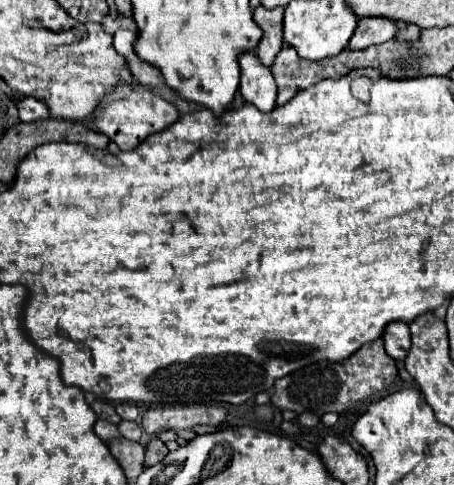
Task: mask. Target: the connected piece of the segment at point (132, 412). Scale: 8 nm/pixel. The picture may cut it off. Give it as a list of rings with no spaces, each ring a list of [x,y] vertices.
[[[129,401],[117,403],[115,409],[117,409],[117,413],[121,415],[121,419],[131,419],[131,421],[133,421],[133,419],[137,419],[137,415],[139,415],[137,405],[135,405],[135,403],[129,403]]]

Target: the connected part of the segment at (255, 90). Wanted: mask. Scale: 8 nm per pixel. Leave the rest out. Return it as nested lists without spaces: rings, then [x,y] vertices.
[[[241,53],[237,61],[241,67],[239,91],[243,99],[253,103],[259,111],[271,111],[277,99],[277,85],[269,67],[265,67],[255,53]]]

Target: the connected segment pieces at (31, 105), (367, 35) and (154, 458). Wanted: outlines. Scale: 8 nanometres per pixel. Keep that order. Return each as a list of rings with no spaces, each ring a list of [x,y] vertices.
[[[25,97],[17,103],[19,109],[19,119],[23,123],[33,123],[33,121],[41,121],[49,117],[49,109],[43,101],[37,101],[35,97]]]
[[[383,17],[359,19],[357,29],[349,41],[349,49],[361,51],[361,49],[367,49],[371,45],[385,43],[385,41],[393,39],[395,33],[397,33],[397,25],[389,19],[383,19]]]
[[[153,437],[153,439],[147,443],[147,449],[145,449],[145,459],[147,459],[147,461],[145,461],[145,467],[151,467],[151,465],[163,461],[165,453],[167,453],[165,443],[163,443],[161,439]]]

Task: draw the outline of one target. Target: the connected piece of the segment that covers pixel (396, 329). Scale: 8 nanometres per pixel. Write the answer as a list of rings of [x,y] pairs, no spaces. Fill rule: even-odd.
[[[395,321],[393,325],[389,325],[389,329],[385,329],[385,349],[387,353],[397,359],[403,361],[411,349],[411,331],[409,325]]]

